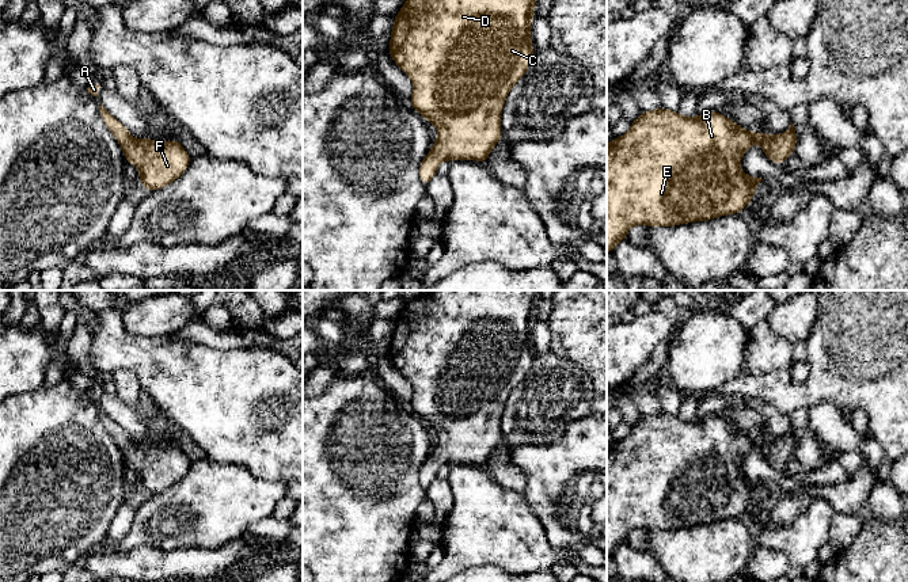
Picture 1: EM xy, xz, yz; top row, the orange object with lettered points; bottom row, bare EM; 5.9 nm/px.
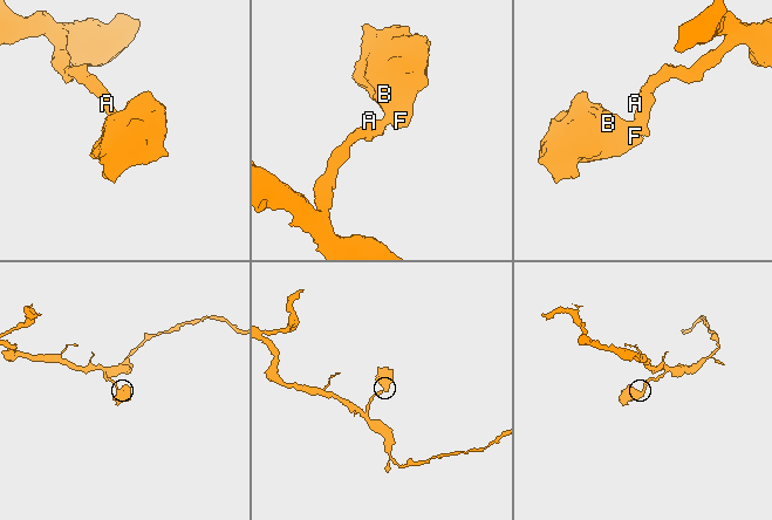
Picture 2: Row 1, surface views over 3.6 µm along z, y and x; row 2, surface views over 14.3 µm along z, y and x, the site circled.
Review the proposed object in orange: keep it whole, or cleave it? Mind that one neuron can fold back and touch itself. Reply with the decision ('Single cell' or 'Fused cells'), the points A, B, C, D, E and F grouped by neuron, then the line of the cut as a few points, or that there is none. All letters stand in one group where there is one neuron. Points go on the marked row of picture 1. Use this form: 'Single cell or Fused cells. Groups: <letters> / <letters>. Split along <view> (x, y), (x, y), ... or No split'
Single cell. Groups: A B C D E F. No split

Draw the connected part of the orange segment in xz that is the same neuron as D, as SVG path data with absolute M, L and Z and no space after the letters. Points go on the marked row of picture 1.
M406 0L400 11L394 16L394 28L390 34L391 45L388 47L388 53L394 62L413 81L414 88L409 103L425 119L430 121L438 132L438 138L433 142L430 152L419 164L419 180L425 187L436 175L437 167L442 160L478 160L480 163L487 163L491 149L502 138L501 113L505 99L512 87L528 71L535 52L531 41L533 8L535 0Z

